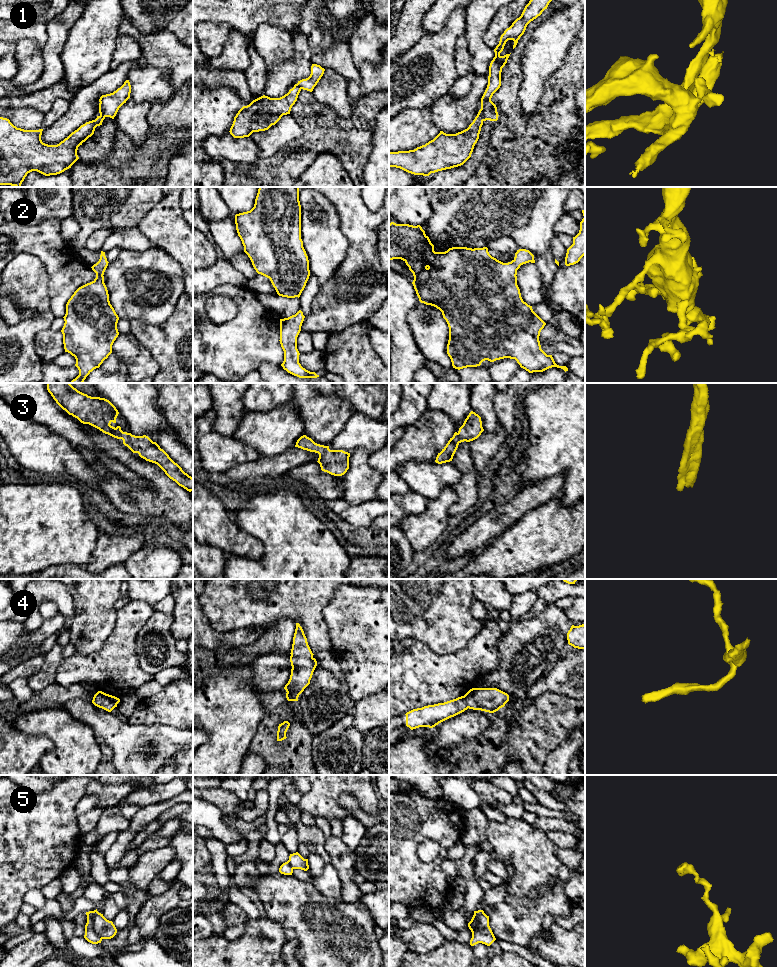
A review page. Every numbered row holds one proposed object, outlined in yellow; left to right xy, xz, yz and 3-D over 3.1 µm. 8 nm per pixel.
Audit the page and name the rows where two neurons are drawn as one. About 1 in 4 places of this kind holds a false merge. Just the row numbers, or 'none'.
1, 5

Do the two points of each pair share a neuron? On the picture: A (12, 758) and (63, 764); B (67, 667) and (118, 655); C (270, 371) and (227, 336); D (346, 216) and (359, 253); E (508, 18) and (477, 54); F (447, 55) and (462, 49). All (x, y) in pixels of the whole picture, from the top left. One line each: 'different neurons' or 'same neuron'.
A: different neurons
B: same neuron
C: different neurons
D: same neuron
E: different neurons
F: different neurons

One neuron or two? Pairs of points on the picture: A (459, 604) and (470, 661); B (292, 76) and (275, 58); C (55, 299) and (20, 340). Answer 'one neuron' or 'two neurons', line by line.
A: two neurons
B: two neurons
C: two neurons

